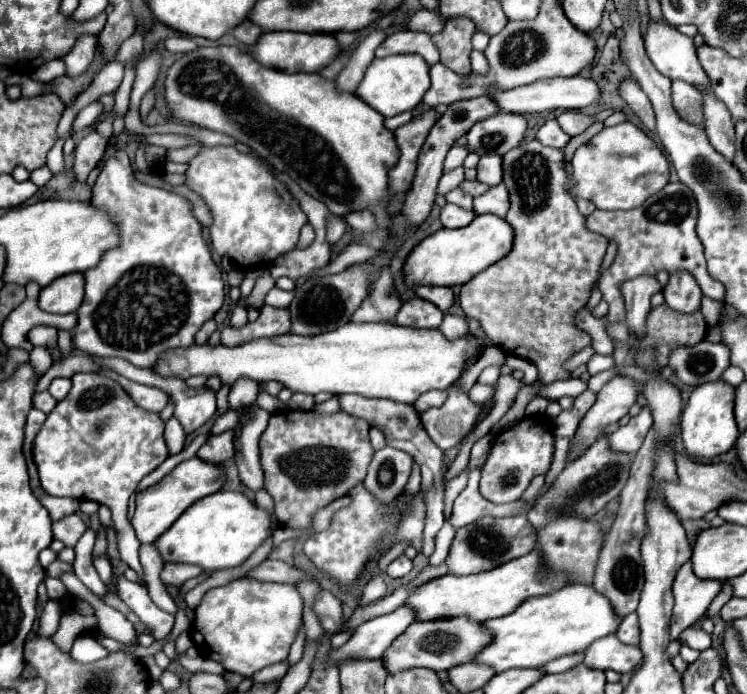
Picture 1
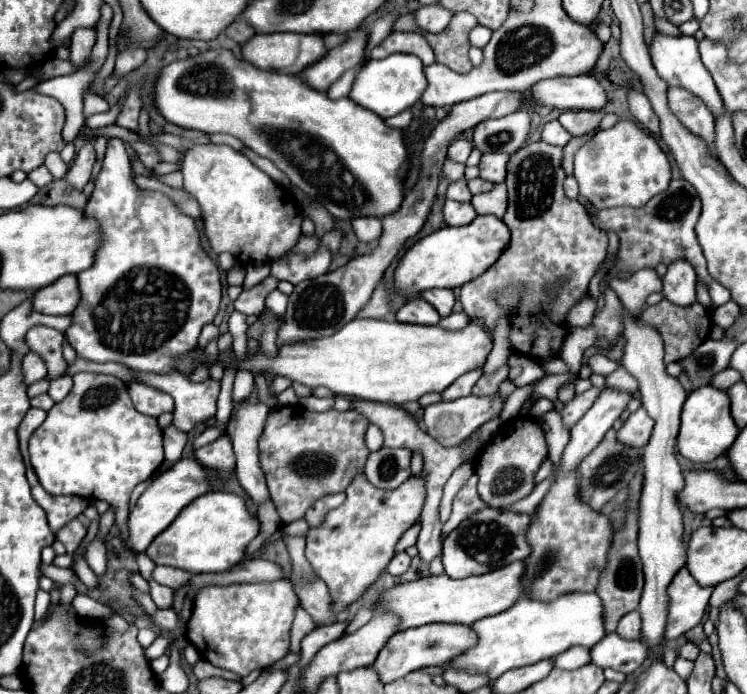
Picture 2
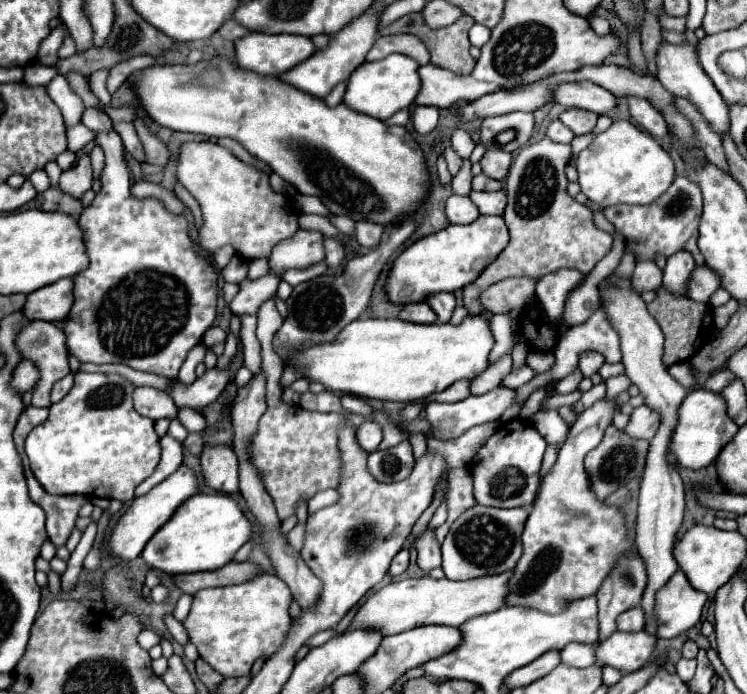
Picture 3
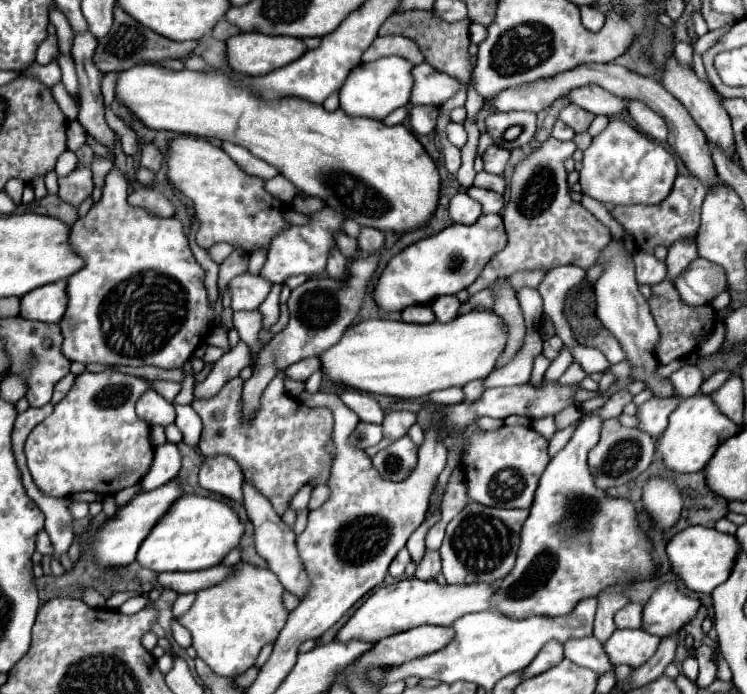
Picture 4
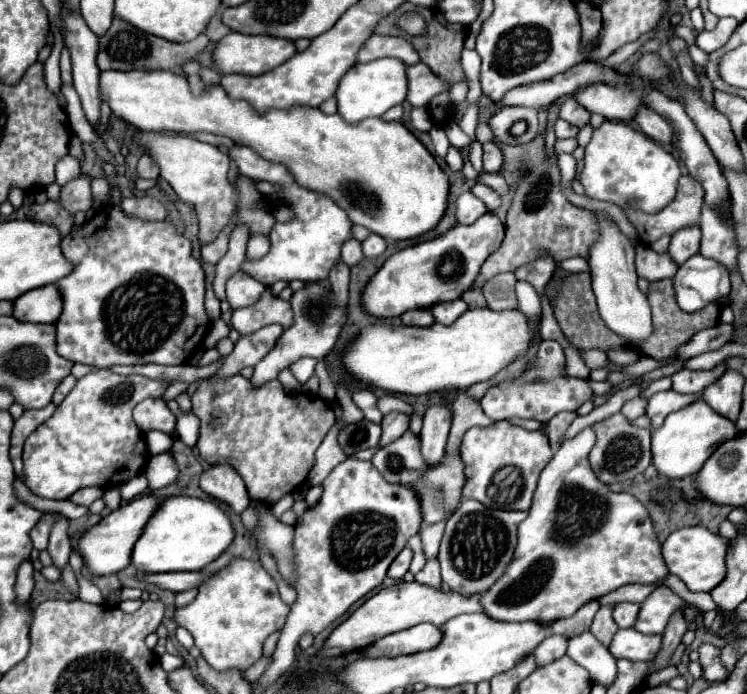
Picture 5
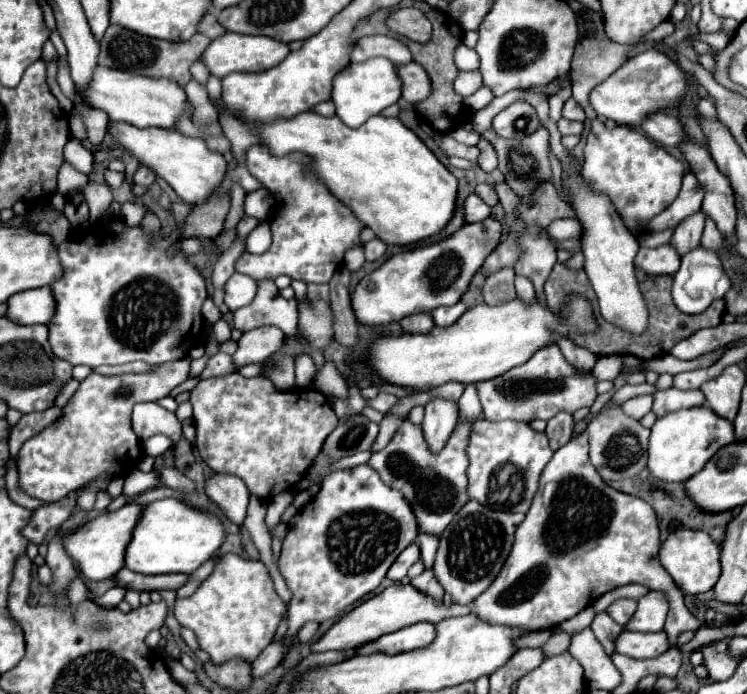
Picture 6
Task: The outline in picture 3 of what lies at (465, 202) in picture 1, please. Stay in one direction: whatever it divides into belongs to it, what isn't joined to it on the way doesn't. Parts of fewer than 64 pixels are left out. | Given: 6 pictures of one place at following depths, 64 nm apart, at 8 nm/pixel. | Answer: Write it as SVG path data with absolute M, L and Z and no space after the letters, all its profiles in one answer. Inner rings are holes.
M464 160L464 166L462 170L454 176L452 180L452 194L458 194L458 196L468 196L470 194L470 182L472 182L472 172L470 172L470 160Z

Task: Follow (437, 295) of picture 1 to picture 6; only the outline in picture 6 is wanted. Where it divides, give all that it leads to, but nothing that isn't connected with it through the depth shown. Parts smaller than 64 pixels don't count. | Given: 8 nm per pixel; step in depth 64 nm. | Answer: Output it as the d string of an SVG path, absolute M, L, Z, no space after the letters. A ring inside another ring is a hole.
M458 302L458 304L454 304L454 306L440 306L440 308L436 308L436 310L430 312L430 314L432 314L436 326L450 326L450 324L454 324L466 310L468 310L468 308L466 308L462 302Z

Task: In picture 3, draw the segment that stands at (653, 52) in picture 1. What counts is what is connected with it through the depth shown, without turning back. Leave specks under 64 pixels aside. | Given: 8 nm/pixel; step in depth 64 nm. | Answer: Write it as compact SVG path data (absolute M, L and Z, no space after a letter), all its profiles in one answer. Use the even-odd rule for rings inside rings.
M664 40L656 50L656 68L658 68L656 78L660 80L660 84L670 94L682 96L682 98L688 98L690 102L694 102L698 106L698 110L702 112L702 116L712 124L714 132L724 134L730 130L728 106L724 104L724 98L720 96L720 92L716 92L716 86L712 84L712 80L708 80L708 74L700 68L694 44L690 44L688 40L684 44L670 44Z

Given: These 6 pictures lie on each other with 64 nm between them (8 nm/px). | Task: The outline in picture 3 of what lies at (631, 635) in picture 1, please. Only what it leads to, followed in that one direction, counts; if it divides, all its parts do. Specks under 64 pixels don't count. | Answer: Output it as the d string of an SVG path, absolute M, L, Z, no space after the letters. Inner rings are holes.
M640 606L626 610L618 616L618 630L620 632L640 632L644 628L644 612Z

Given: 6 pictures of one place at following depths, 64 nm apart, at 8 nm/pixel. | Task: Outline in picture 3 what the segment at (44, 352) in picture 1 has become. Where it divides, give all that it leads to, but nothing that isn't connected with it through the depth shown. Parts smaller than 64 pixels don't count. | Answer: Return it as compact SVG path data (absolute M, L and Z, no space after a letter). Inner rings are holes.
M22 360L18 366L16 366L16 372L12 376L12 386L18 390L18 392L26 392L28 388L34 388L36 380L38 380L38 368L32 364L32 360Z

